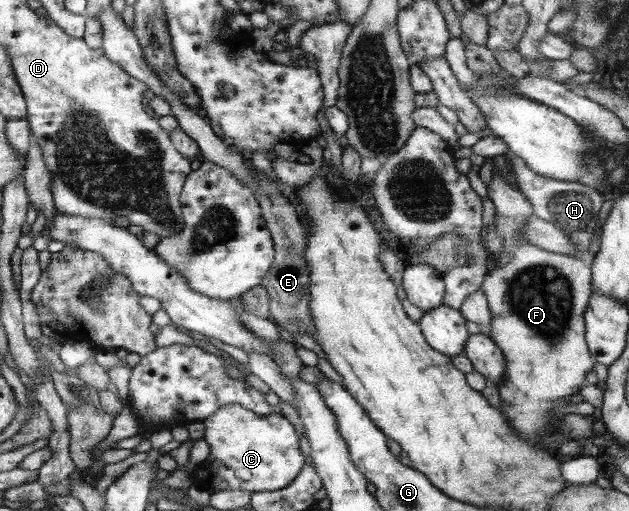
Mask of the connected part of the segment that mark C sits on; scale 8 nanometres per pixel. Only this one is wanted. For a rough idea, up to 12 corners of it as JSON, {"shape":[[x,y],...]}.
{"shape":[[237,403],[205,425],[209,493],[287,487],[304,469],[283,414]]}

